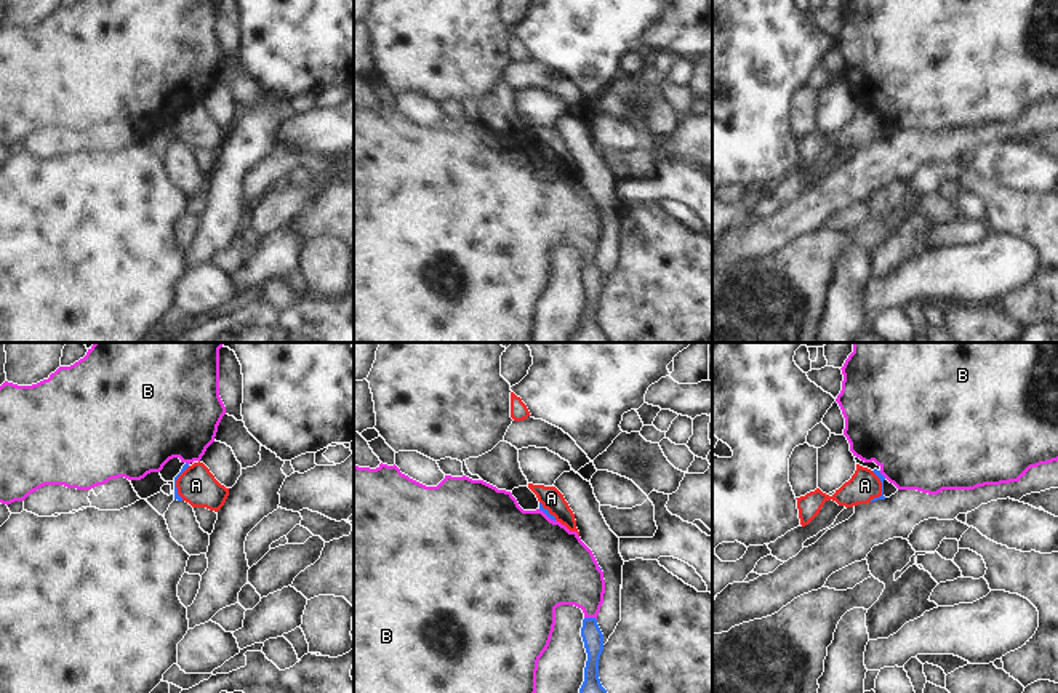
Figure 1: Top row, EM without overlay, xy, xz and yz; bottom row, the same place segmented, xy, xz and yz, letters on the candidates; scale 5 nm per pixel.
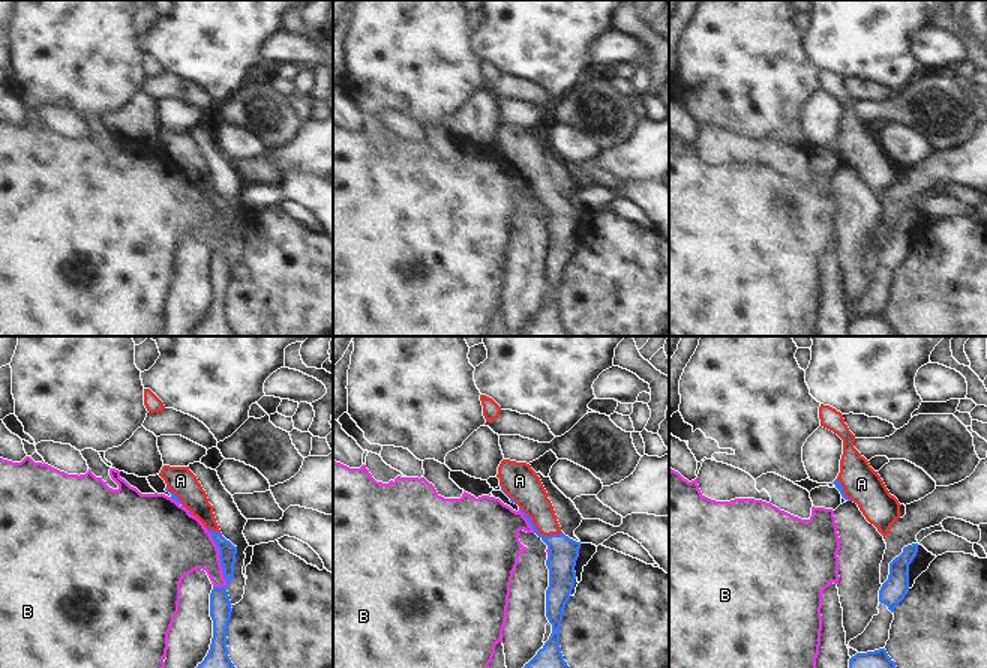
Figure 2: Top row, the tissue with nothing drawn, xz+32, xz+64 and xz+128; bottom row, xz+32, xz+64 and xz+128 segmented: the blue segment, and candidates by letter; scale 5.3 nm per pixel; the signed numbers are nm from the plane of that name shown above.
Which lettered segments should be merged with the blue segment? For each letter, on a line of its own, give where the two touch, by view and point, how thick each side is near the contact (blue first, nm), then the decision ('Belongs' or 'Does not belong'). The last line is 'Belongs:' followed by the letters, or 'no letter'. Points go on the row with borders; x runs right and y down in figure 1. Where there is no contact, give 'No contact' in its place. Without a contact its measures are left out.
A: Touches blue at yz (882, 488). Thickness 30 nm (blue) against 160 nm. Belongs
B: Touches blue at xz (591, 618). Thickness 110 nm (blue) against 300 nm. Does not belong
Belongs: A

